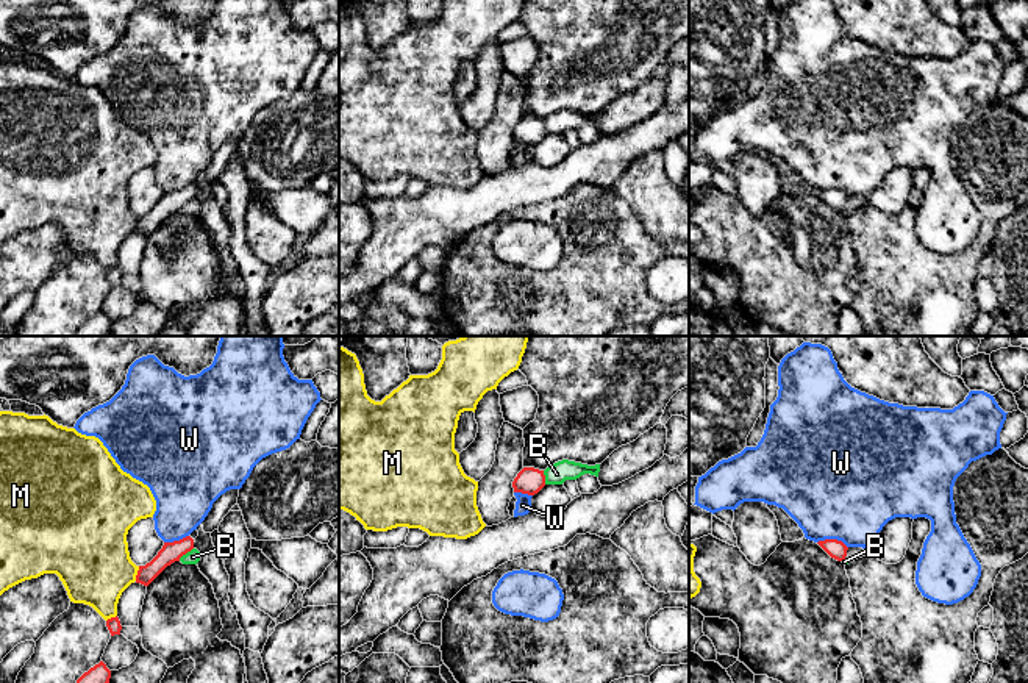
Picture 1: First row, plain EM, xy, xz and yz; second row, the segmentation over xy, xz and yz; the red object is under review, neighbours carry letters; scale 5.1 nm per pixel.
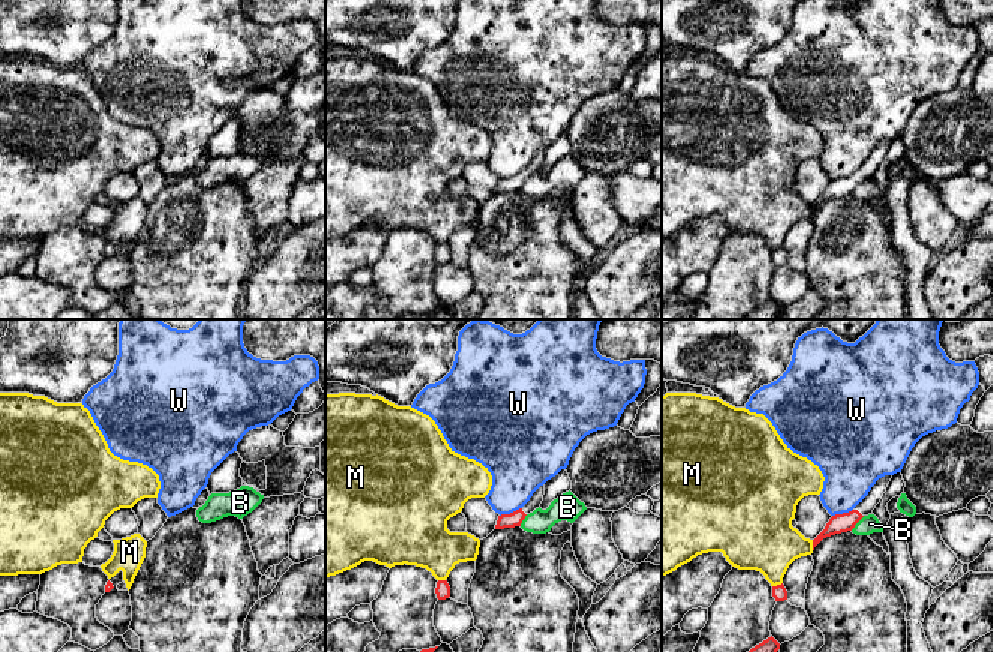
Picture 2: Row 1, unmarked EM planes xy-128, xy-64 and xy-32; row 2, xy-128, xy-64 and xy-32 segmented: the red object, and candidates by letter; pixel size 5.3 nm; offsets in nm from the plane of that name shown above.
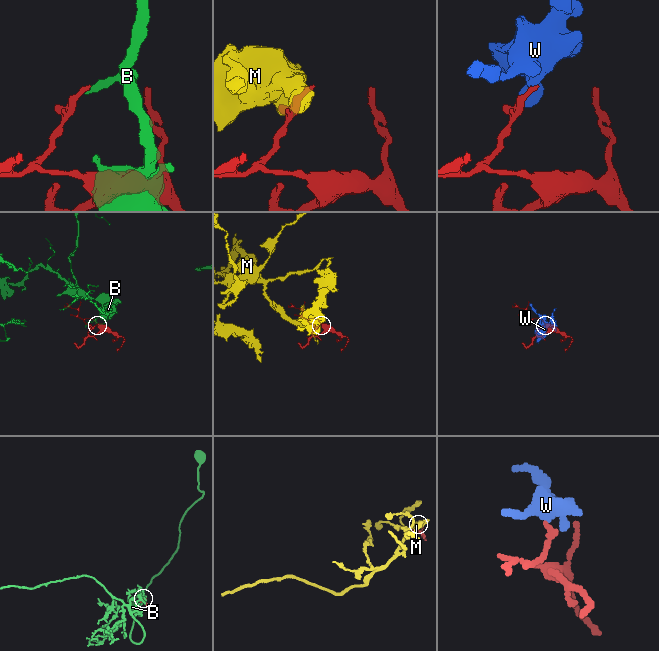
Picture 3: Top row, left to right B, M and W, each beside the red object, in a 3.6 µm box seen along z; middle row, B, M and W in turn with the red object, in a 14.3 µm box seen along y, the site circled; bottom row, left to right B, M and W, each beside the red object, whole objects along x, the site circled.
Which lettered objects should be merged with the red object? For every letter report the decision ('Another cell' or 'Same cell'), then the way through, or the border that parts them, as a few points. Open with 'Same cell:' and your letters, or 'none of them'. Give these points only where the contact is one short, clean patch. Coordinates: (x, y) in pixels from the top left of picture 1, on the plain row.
Same cell: none of them
B: Another cell. Boundary: xy (192, 197), (178, 210)
M: Another cell
W: Another cell. Boundary: yz (817, 191), (839, 189), (847, 197)

